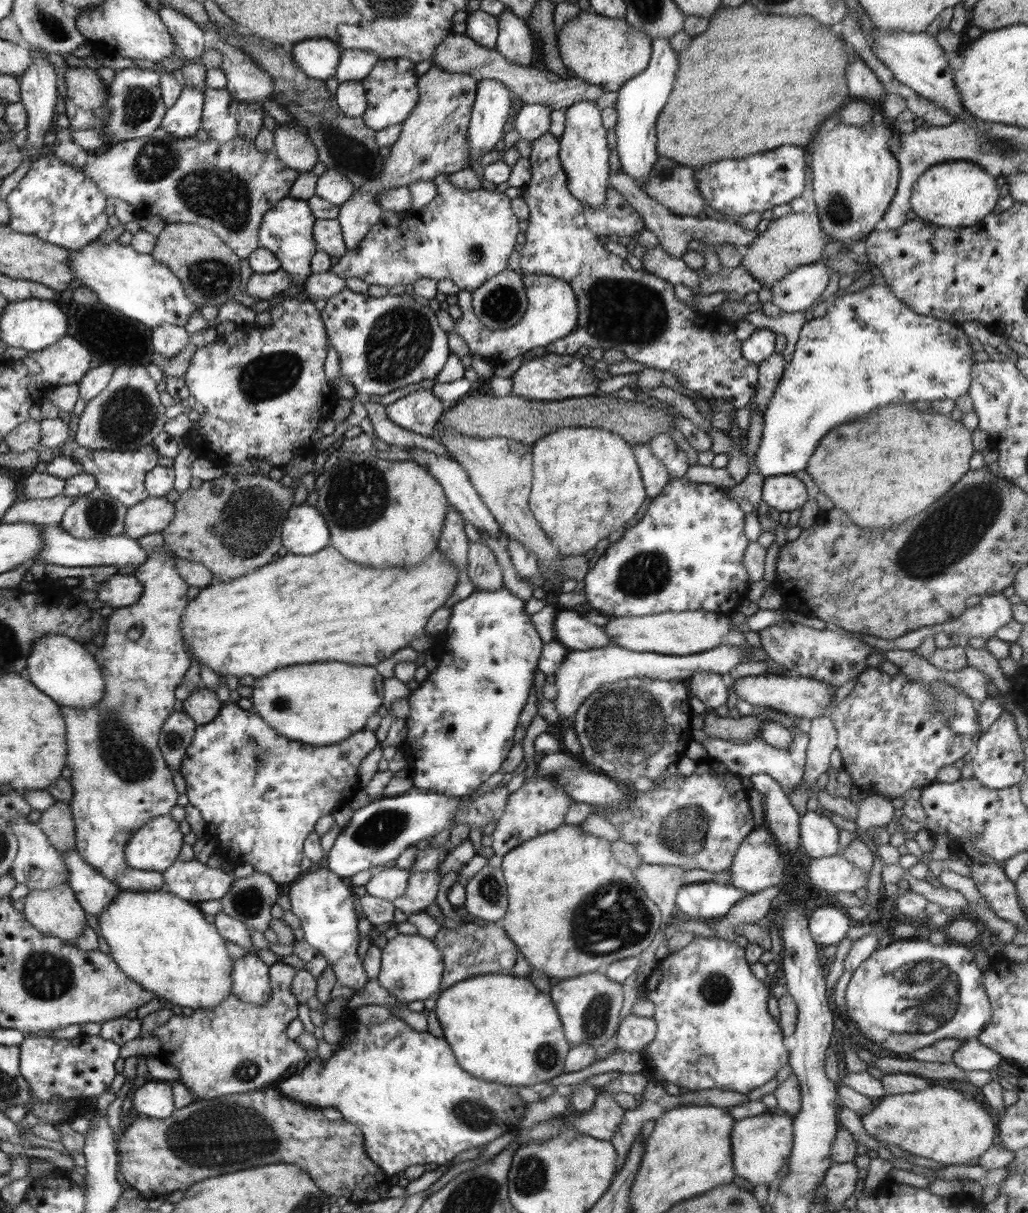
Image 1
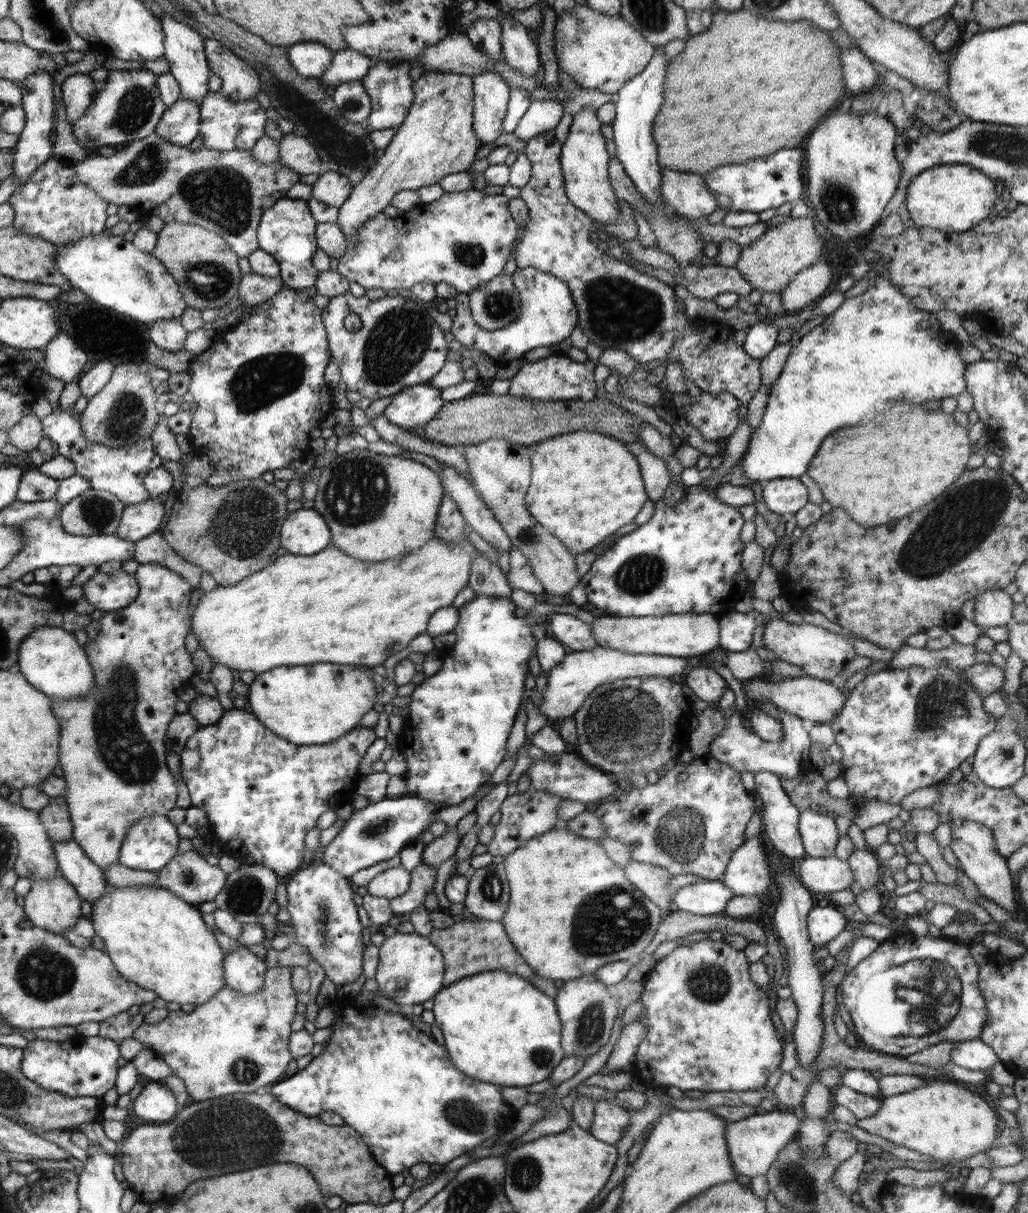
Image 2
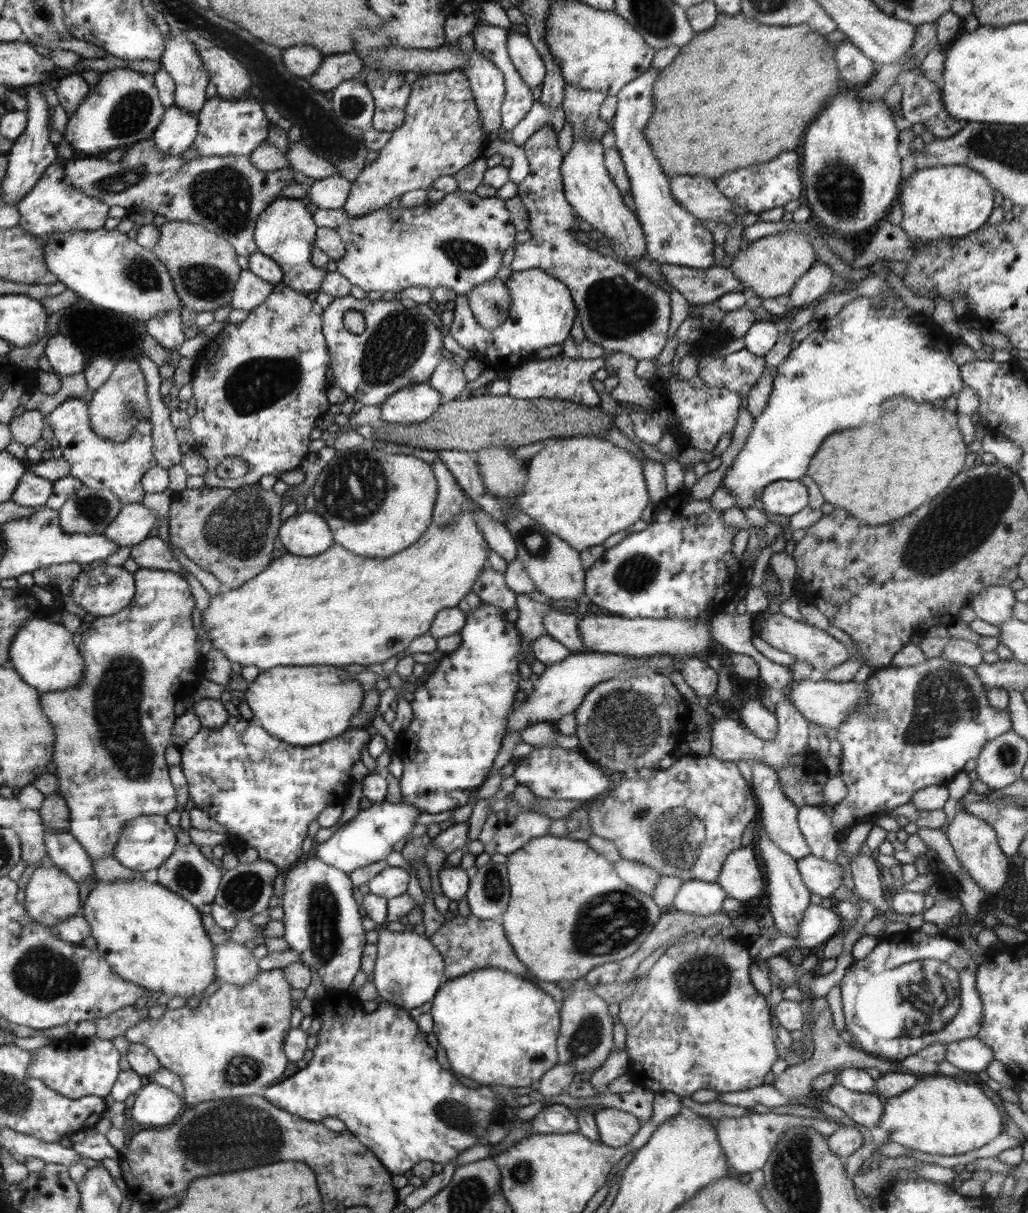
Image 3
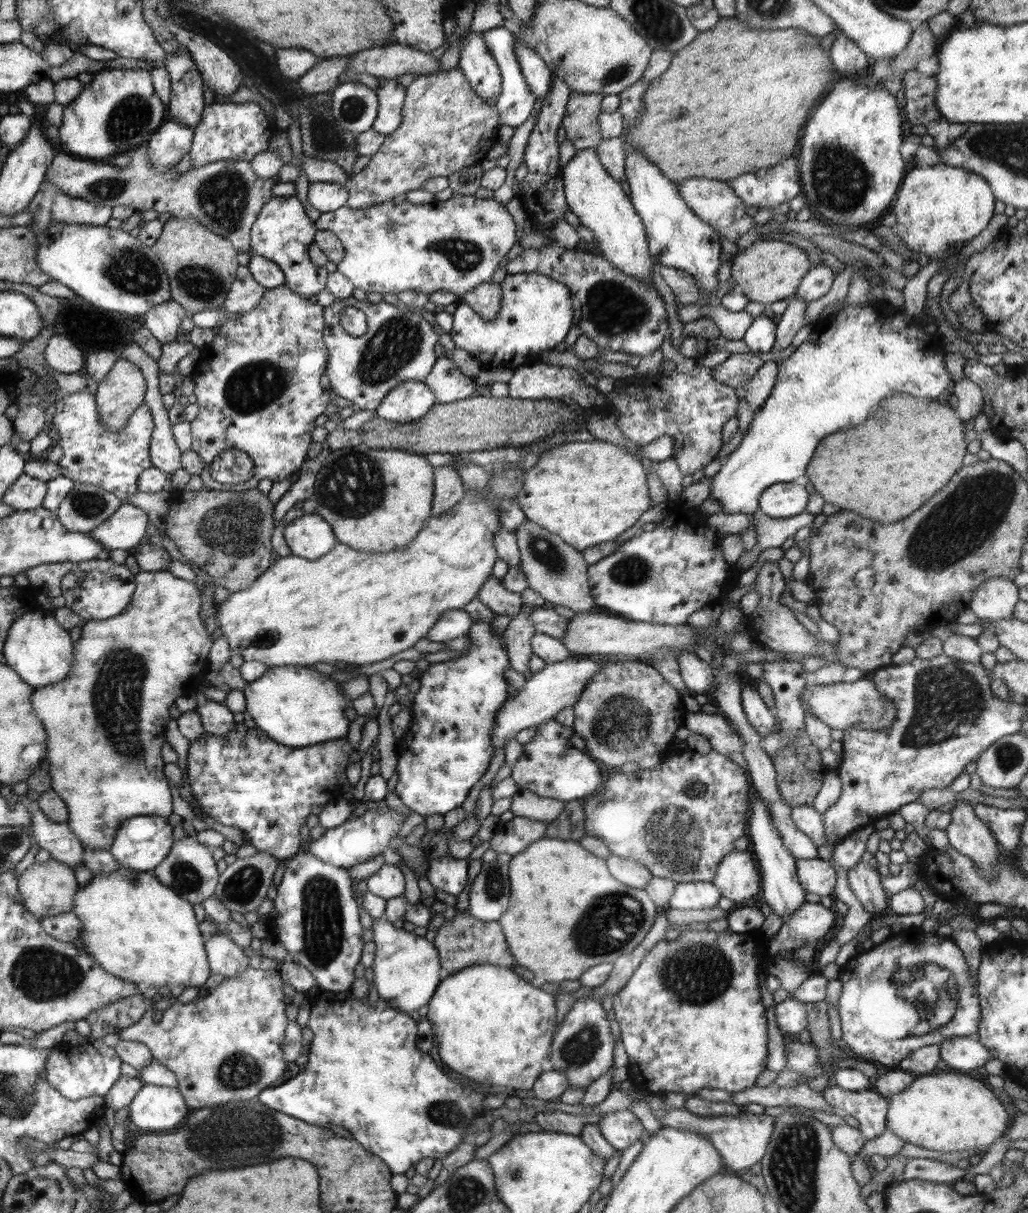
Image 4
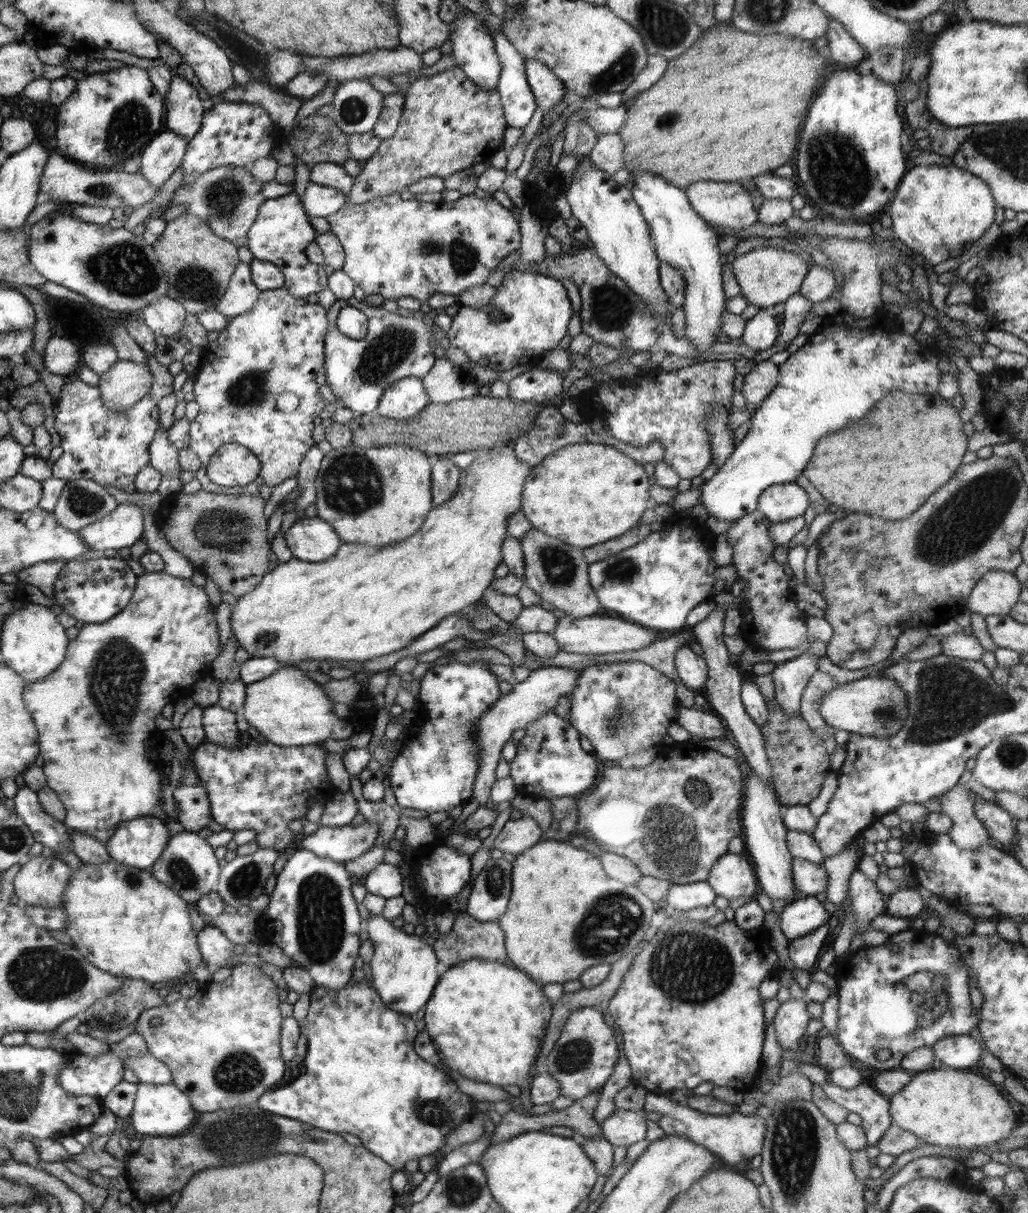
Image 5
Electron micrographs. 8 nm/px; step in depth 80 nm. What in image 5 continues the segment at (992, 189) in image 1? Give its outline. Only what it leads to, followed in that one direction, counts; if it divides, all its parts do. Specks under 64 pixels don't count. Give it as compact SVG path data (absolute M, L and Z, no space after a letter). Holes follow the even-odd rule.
M953 164L920 165L908 170L900 181L890 201L888 214L893 220L891 228L896 232L896 236L920 257L920 261L926 260L934 266L946 262L949 258L960 257L970 249L994 222L996 208L991 188L979 176Z

